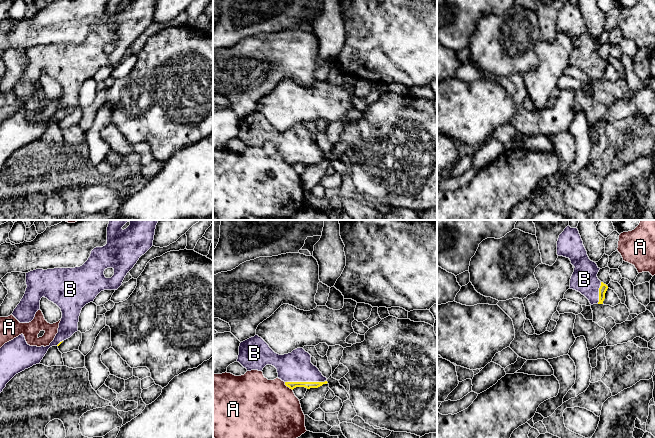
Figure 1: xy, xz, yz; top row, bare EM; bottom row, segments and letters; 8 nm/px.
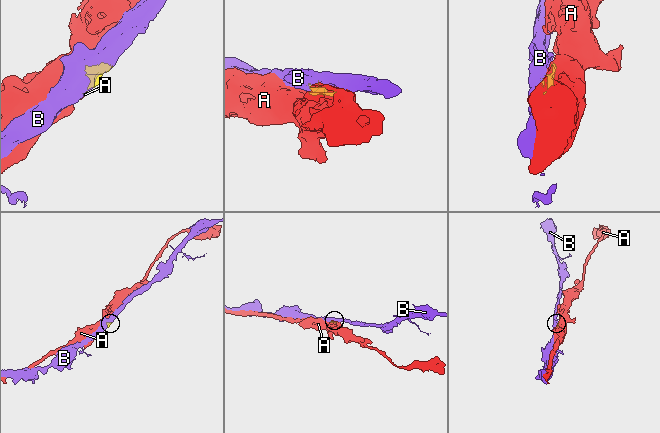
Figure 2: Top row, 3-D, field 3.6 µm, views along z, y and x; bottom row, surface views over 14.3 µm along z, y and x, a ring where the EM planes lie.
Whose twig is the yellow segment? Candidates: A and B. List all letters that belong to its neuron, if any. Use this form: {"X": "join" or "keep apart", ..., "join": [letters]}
{"A": "keep apart", "B": "join", "join": ["B"]}

